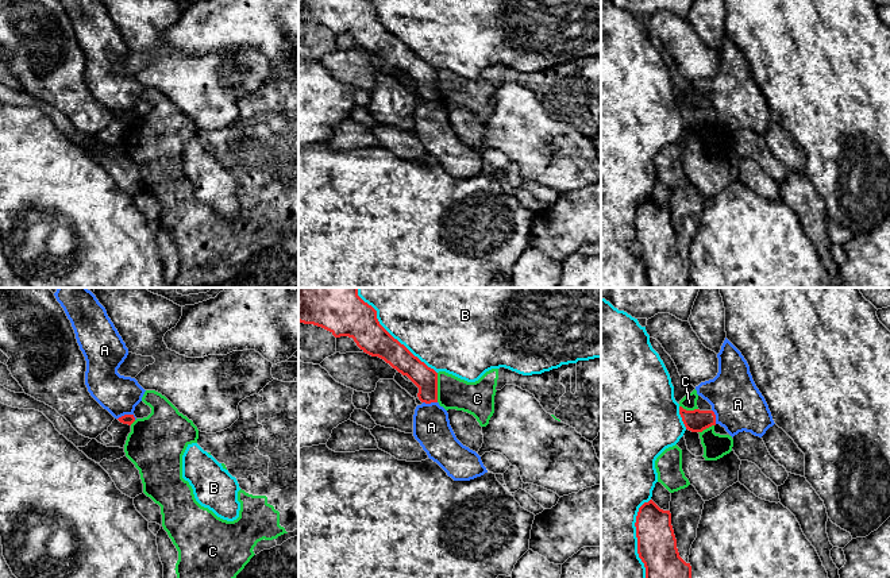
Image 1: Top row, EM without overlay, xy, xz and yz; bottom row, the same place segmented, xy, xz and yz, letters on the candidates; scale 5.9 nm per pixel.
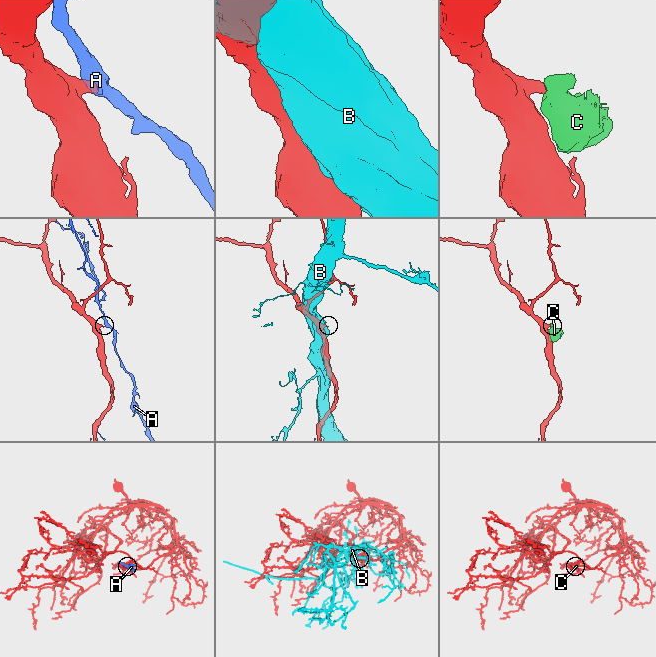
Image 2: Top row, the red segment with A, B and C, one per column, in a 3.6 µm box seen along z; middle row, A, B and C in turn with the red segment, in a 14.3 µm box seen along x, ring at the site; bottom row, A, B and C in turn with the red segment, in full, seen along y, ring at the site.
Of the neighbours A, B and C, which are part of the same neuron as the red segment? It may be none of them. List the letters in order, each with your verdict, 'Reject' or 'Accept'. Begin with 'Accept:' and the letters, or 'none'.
Accept: none
A: Reject
B: Reject
C: Reject

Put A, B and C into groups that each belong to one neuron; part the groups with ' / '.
A / B / C

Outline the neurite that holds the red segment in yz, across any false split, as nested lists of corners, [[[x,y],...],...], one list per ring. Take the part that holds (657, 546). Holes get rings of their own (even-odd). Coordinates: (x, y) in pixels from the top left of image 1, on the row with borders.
[[[652,500],[644,502],[636,516],[637,554],[646,567],[646,578],[691,578],[691,566],[678,552],[670,510],[660,509]]]

